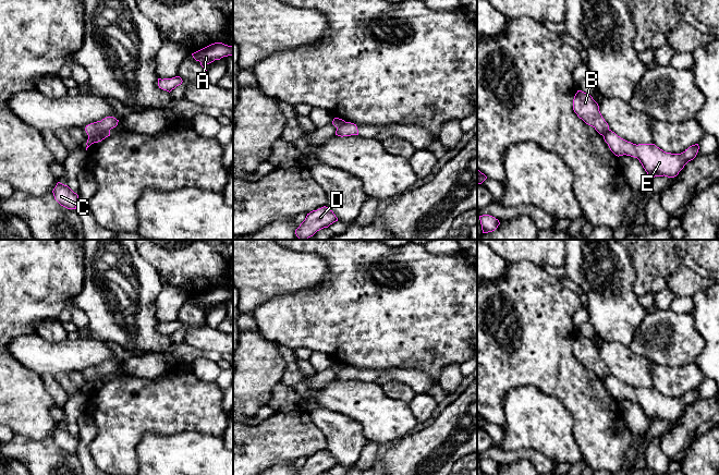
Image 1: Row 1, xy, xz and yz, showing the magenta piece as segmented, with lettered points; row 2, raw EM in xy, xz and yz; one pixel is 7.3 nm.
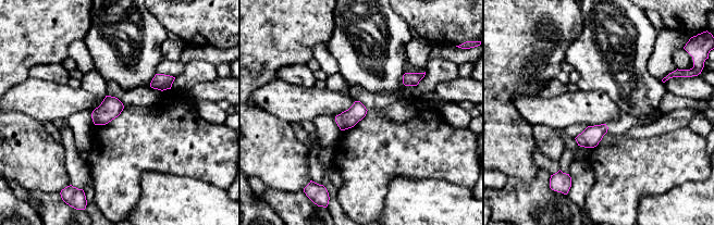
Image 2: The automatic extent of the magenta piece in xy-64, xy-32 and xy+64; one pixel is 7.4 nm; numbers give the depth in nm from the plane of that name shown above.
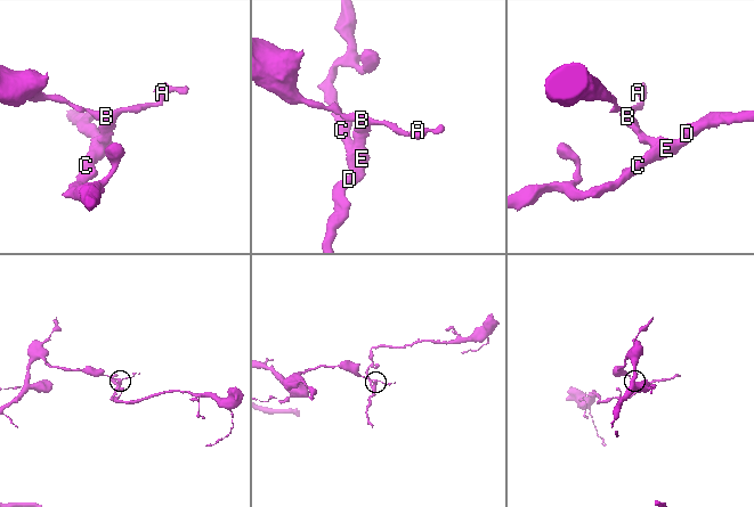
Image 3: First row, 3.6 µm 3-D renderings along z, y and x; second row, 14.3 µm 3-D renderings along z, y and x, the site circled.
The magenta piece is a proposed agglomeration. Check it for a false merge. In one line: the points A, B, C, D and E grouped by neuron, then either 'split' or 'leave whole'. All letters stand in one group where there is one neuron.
A B / C D E | split

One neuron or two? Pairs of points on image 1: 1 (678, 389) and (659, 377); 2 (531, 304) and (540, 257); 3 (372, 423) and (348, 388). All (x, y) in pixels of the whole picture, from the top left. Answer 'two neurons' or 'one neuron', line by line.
1: one neuron
2: two neurons
3: one neuron

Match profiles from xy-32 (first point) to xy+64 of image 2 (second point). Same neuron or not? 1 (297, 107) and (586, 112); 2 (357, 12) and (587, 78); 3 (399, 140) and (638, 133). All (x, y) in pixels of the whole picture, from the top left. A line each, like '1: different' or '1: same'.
1: same
2: same
3: different

